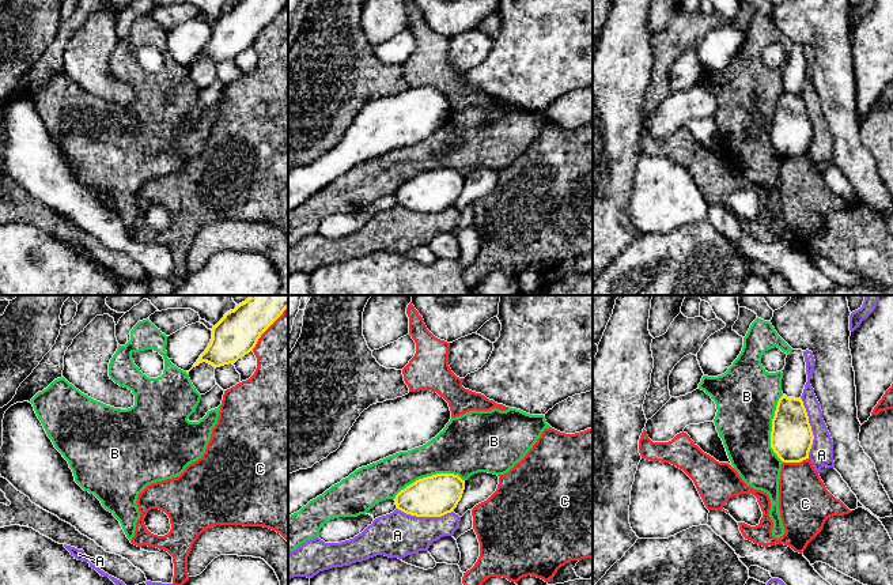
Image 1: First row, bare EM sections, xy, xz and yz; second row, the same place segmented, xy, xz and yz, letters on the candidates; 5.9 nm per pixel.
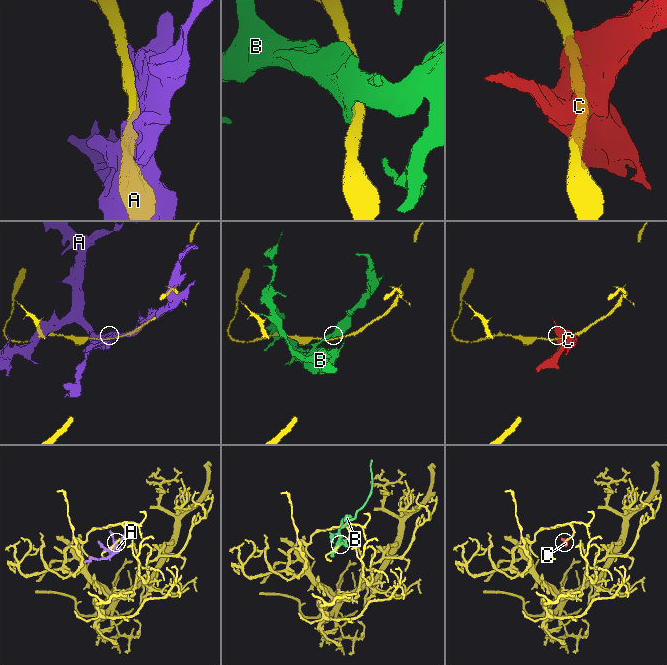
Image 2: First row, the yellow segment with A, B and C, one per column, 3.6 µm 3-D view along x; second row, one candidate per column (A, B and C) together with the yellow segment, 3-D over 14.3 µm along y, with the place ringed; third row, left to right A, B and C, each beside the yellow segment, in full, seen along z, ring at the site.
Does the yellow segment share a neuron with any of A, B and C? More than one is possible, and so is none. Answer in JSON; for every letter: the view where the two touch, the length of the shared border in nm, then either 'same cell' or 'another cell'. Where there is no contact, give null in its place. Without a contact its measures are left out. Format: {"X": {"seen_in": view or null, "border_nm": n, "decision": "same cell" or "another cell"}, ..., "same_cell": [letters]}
{"A": {"seen_in": "yz", "border_nm": 360, "decision": "another cell"}, "B": {"seen_in": "xz", "border_nm": 440, "decision": "another cell"}, "C": {"seen_in": "yz", "border_nm": 160, "decision": "another cell"}, "same_cell": []}

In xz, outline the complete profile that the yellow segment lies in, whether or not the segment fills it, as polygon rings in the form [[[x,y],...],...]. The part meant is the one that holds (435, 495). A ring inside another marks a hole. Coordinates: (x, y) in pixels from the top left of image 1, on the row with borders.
[[[436,473],[416,480],[401,490],[394,501],[397,509],[416,517],[442,517],[447,513],[454,512],[458,502],[462,498],[465,490],[465,480],[454,473]]]

